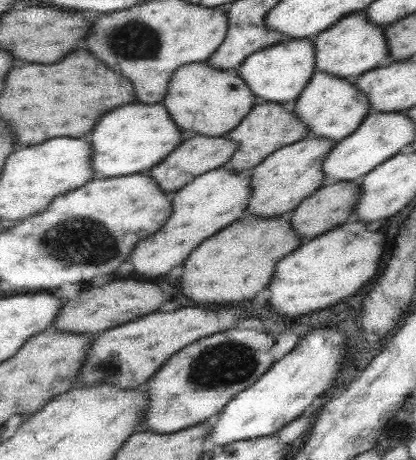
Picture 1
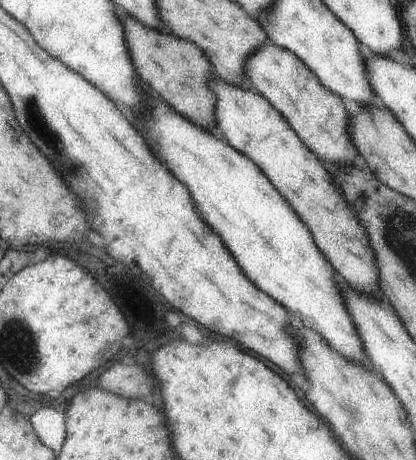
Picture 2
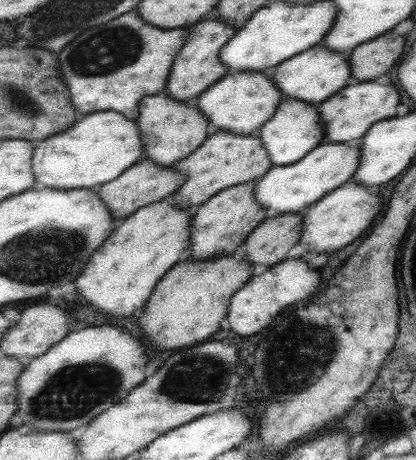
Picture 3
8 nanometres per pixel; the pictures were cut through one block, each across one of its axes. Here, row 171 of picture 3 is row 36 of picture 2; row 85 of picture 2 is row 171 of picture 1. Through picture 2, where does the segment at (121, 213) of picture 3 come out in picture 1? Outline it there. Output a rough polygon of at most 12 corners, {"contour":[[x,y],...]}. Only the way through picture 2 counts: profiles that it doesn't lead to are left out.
{"contour":[[191,134],[145,173],[173,194],[226,166],[237,144]]}

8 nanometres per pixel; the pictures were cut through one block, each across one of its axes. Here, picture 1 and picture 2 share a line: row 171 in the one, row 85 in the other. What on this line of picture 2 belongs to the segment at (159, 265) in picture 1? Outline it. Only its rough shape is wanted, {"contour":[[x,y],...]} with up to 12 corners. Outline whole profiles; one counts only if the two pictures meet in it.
{"contour":[[216,75],[216,131],[299,214],[337,277],[379,270],[327,165],[253,88]]}

